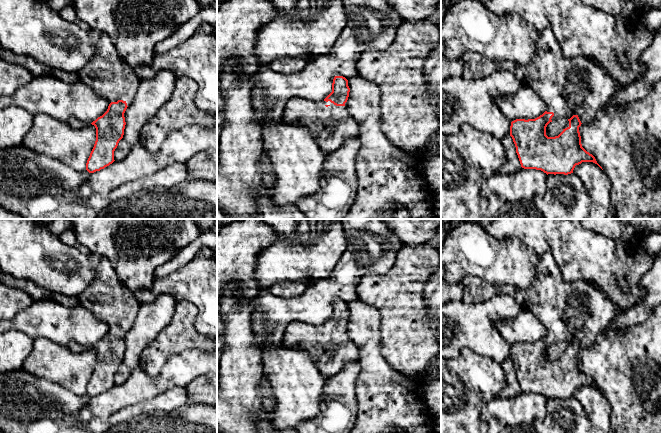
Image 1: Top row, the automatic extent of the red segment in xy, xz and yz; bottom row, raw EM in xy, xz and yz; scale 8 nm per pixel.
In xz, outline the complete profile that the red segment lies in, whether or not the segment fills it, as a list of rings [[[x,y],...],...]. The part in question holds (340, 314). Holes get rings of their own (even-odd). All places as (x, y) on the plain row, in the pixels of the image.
[[[335,300],[332,316],[322,325],[292,321],[285,330],[283,344],[308,352],[321,375],[331,377],[359,358],[359,349],[347,331],[349,316],[348,304]]]

